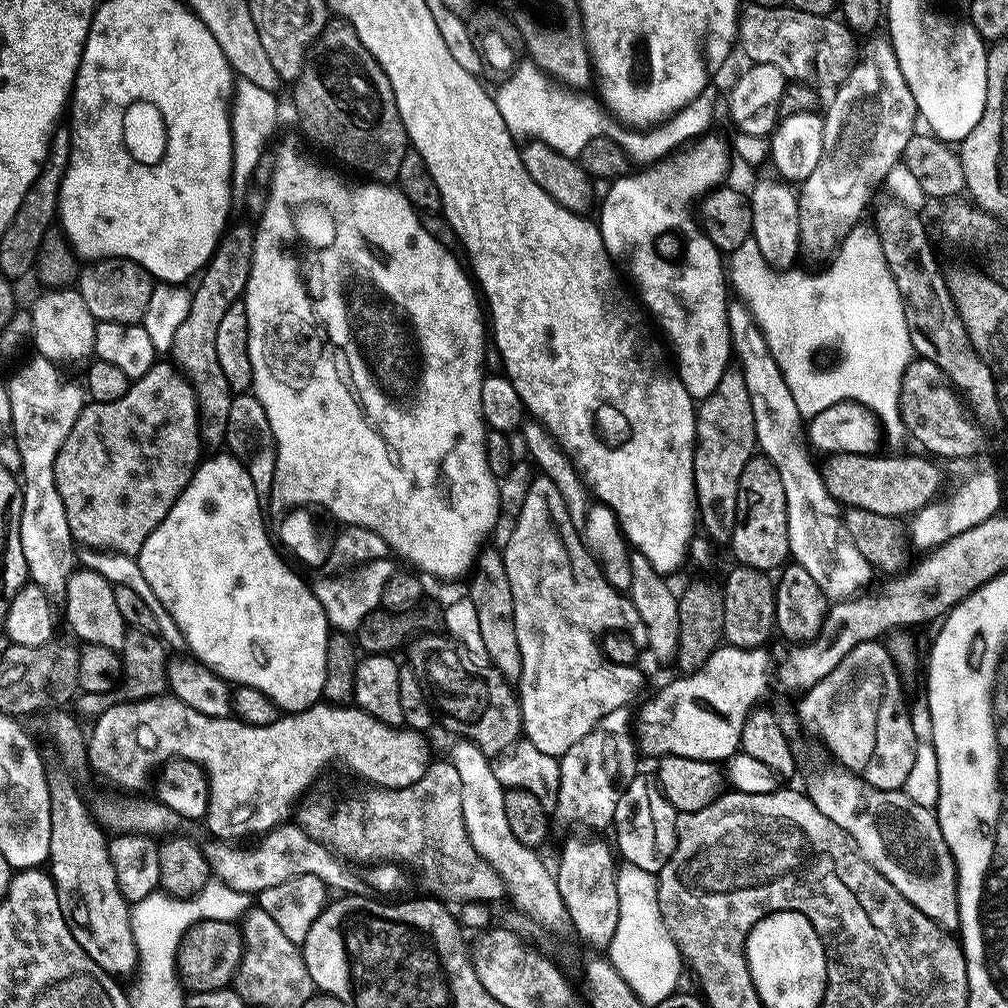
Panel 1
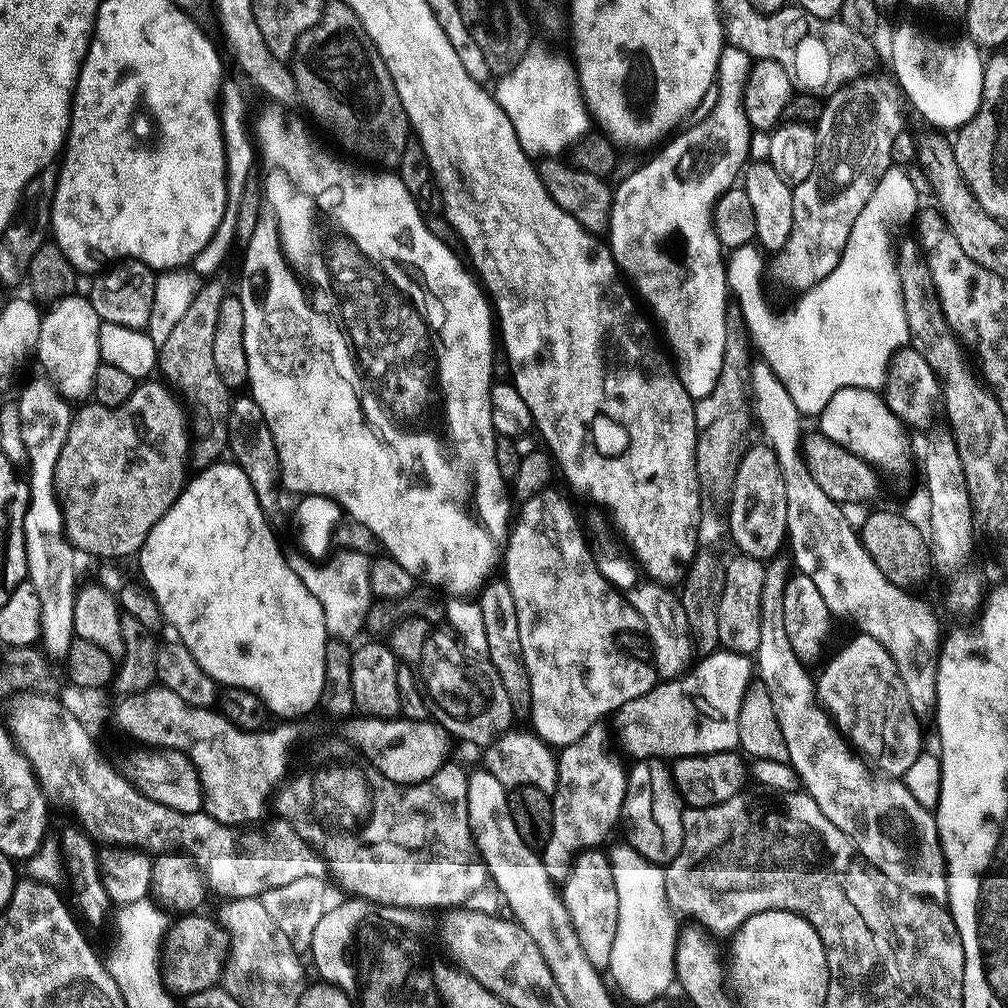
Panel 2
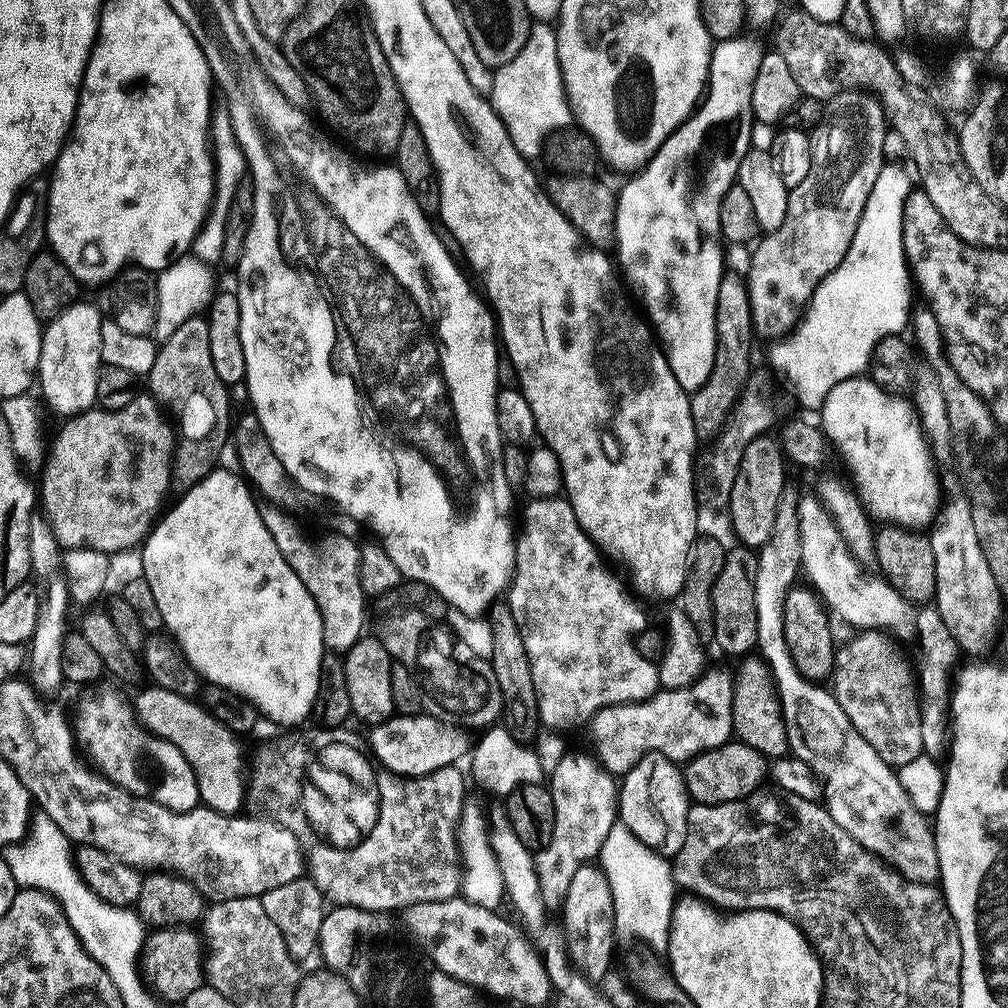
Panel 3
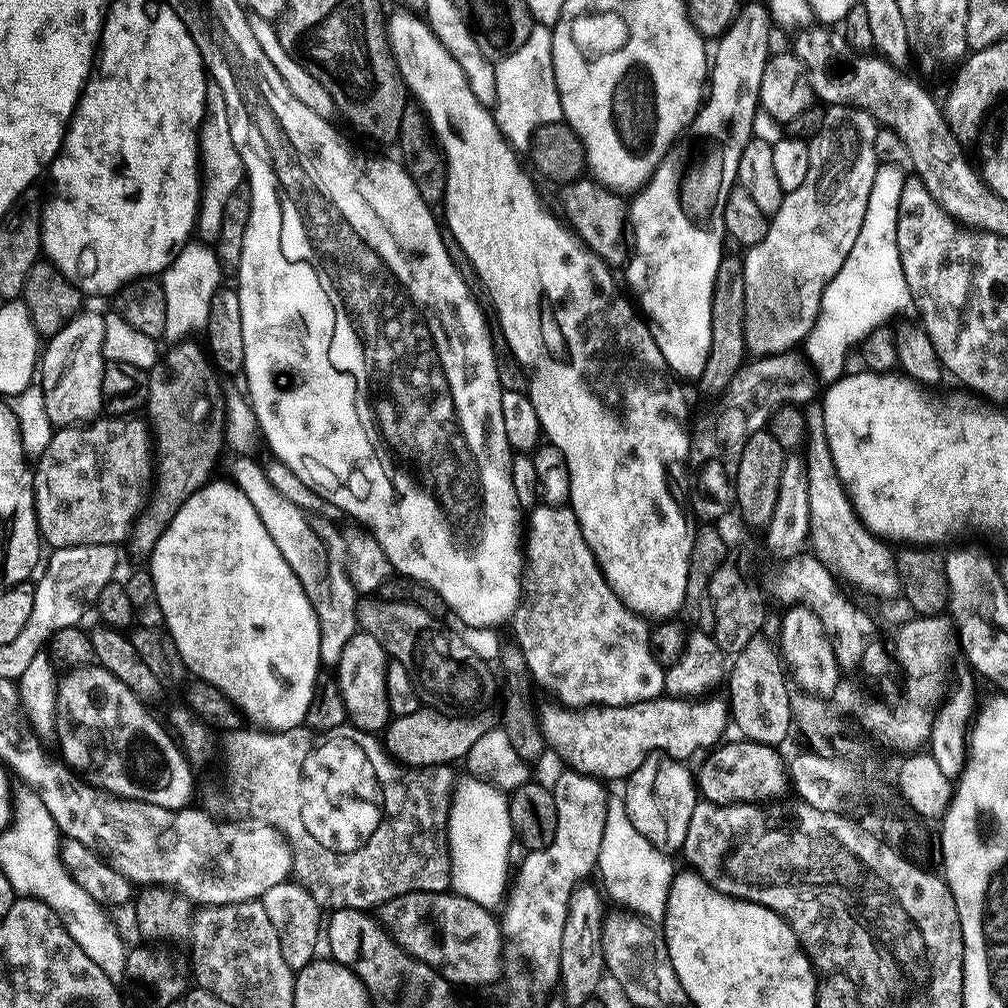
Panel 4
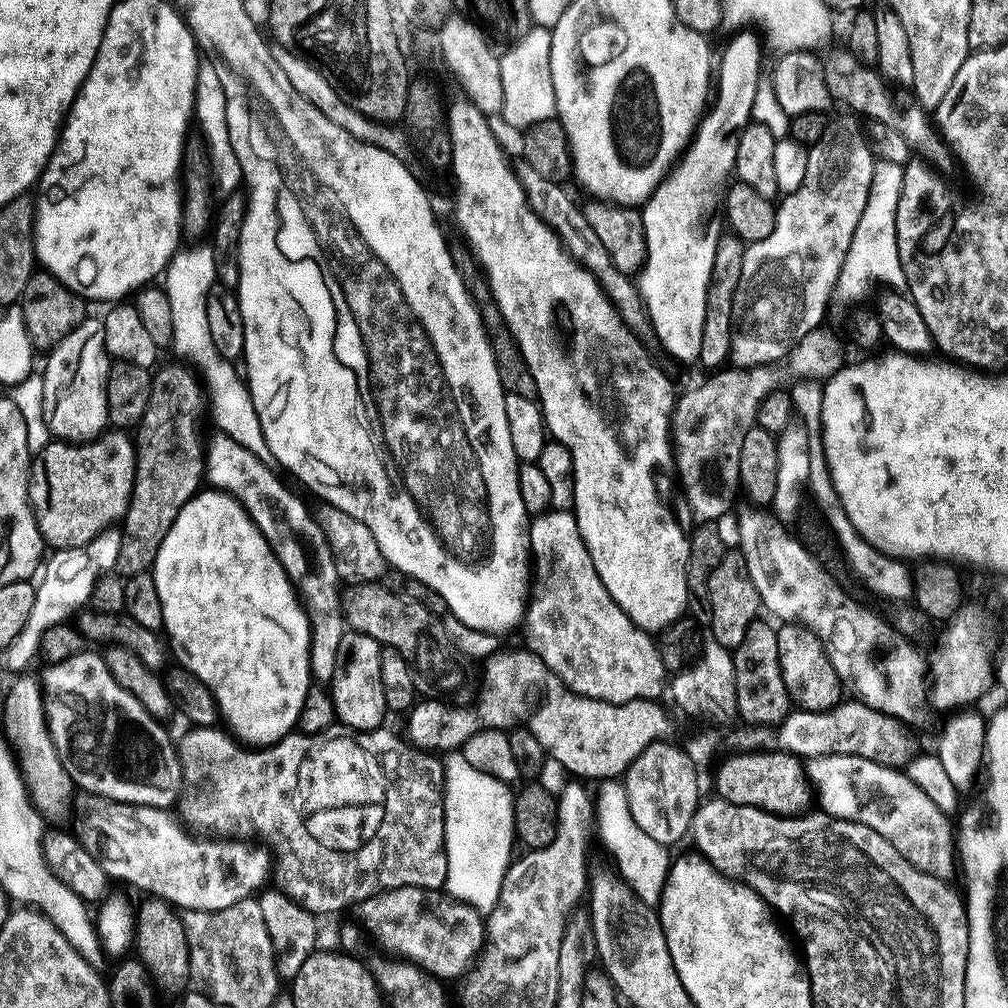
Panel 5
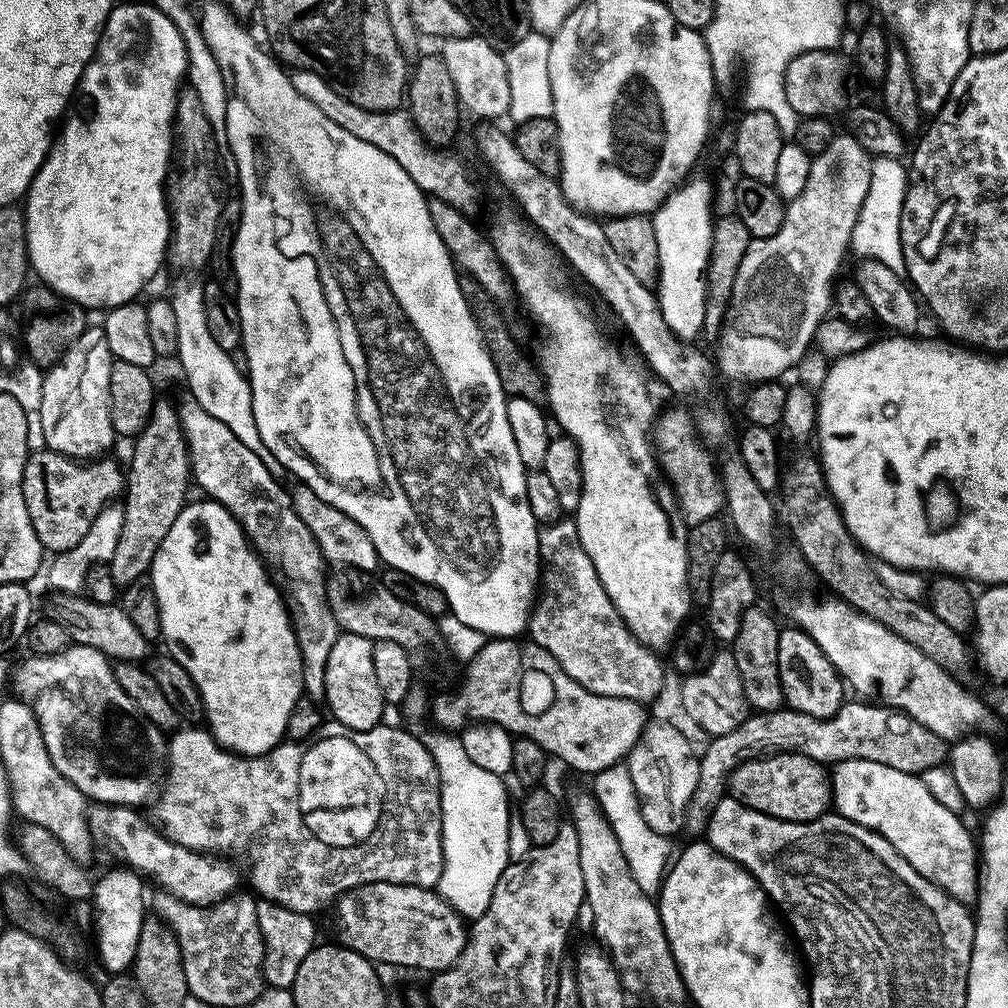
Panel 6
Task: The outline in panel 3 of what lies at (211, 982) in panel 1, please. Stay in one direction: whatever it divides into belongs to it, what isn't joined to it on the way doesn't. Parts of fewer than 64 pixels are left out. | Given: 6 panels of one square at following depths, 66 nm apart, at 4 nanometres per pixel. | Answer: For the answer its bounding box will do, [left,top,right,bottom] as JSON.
[138,926,205,1005]

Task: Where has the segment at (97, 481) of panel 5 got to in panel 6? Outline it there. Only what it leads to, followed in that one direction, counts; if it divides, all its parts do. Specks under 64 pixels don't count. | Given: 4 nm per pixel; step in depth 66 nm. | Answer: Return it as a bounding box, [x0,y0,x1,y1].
[22,450,122,553]

